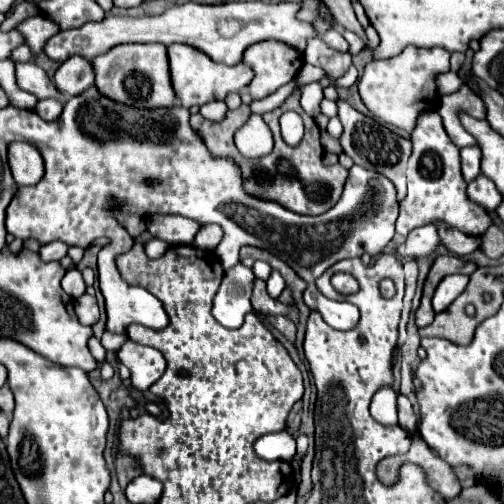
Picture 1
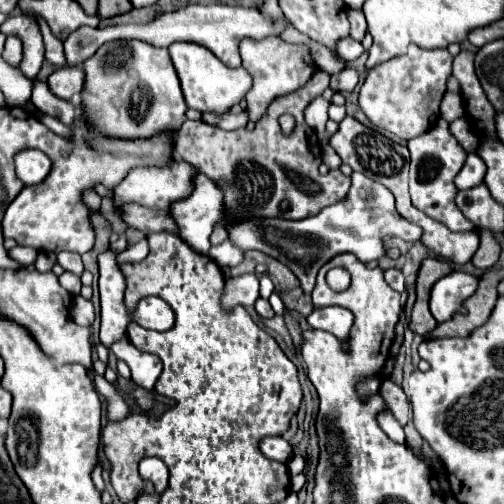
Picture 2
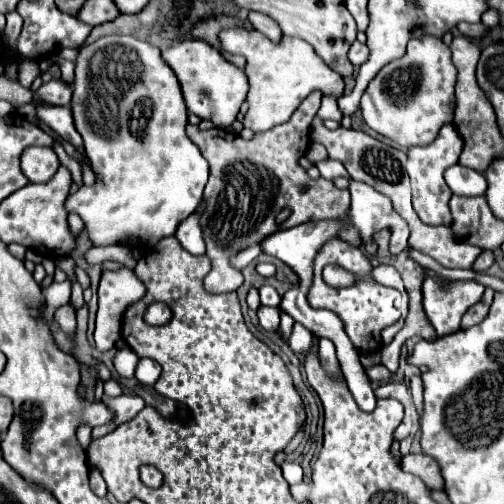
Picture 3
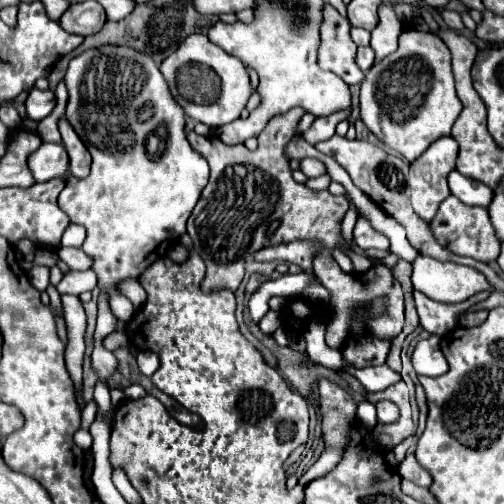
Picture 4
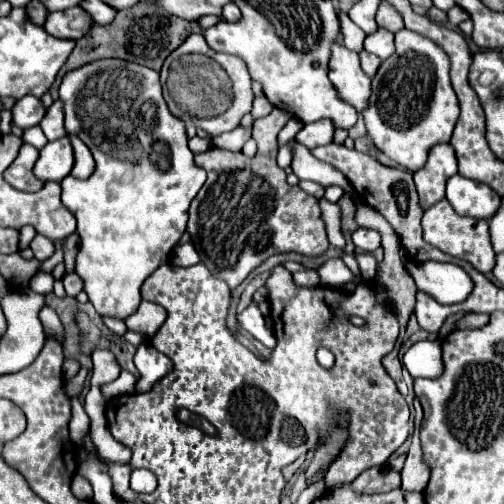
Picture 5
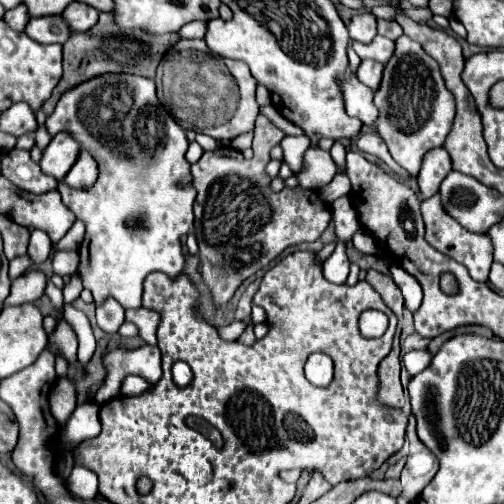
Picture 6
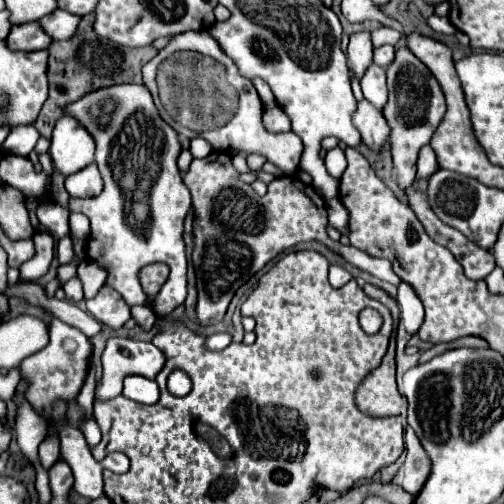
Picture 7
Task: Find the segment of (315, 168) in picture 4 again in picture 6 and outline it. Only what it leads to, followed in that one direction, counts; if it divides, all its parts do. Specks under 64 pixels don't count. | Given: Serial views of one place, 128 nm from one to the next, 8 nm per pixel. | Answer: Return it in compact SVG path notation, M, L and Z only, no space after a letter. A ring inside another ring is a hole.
M286 136L282 140L282 148L284 148L284 162L292 168L292 172L300 172L300 168L304 166L304 152L308 150L310 140L308 136Z

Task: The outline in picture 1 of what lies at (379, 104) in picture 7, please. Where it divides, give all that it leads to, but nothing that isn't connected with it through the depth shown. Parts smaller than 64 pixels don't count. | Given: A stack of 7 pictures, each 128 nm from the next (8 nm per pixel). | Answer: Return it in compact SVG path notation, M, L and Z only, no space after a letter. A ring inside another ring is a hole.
M328 30L328 32L322 36L322 40L324 40L330 48L334 48L334 50L348 52L348 42L346 42L344 36L342 36L340 32L336 32L336 30Z

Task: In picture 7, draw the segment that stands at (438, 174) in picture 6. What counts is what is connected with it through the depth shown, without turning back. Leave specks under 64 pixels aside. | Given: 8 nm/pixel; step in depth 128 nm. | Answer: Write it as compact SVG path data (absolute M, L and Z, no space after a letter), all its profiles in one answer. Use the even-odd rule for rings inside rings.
M424 146L420 150L420 156L418 156L418 178L426 178L428 180L438 170L440 170L440 166L436 162L436 154L432 152L432 146Z

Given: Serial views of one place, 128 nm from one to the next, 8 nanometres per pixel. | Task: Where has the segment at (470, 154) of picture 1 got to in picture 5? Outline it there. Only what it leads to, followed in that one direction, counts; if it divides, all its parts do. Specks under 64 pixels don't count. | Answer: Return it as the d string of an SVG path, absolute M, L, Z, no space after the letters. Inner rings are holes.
M460 174L448 180L446 198L458 214L470 216L470 218L490 220L500 208L500 196L492 192L492 188L476 180L464 178Z

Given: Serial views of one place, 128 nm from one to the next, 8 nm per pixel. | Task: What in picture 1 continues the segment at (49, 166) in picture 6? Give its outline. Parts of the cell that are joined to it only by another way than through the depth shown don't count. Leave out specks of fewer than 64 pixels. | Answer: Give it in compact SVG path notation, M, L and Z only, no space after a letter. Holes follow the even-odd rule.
M26 142L8 144L8 164L18 186L32 186L44 176L44 162L40 152Z

